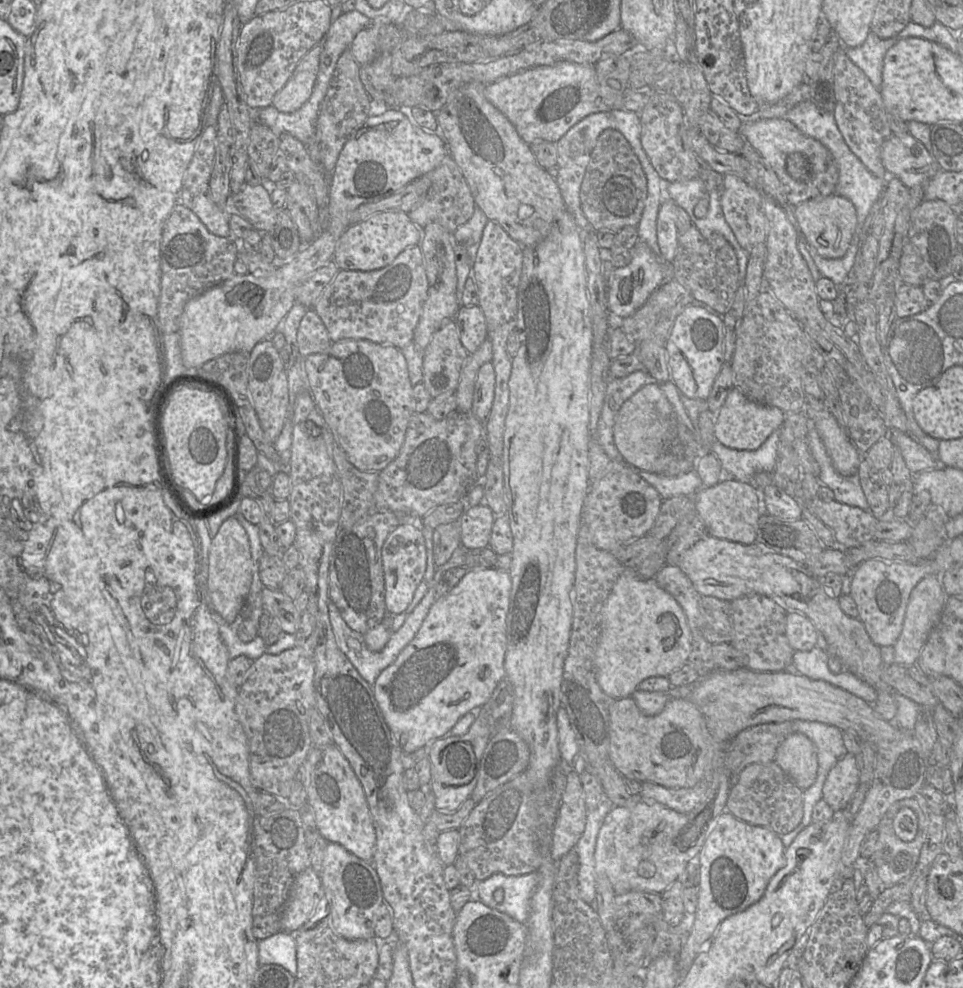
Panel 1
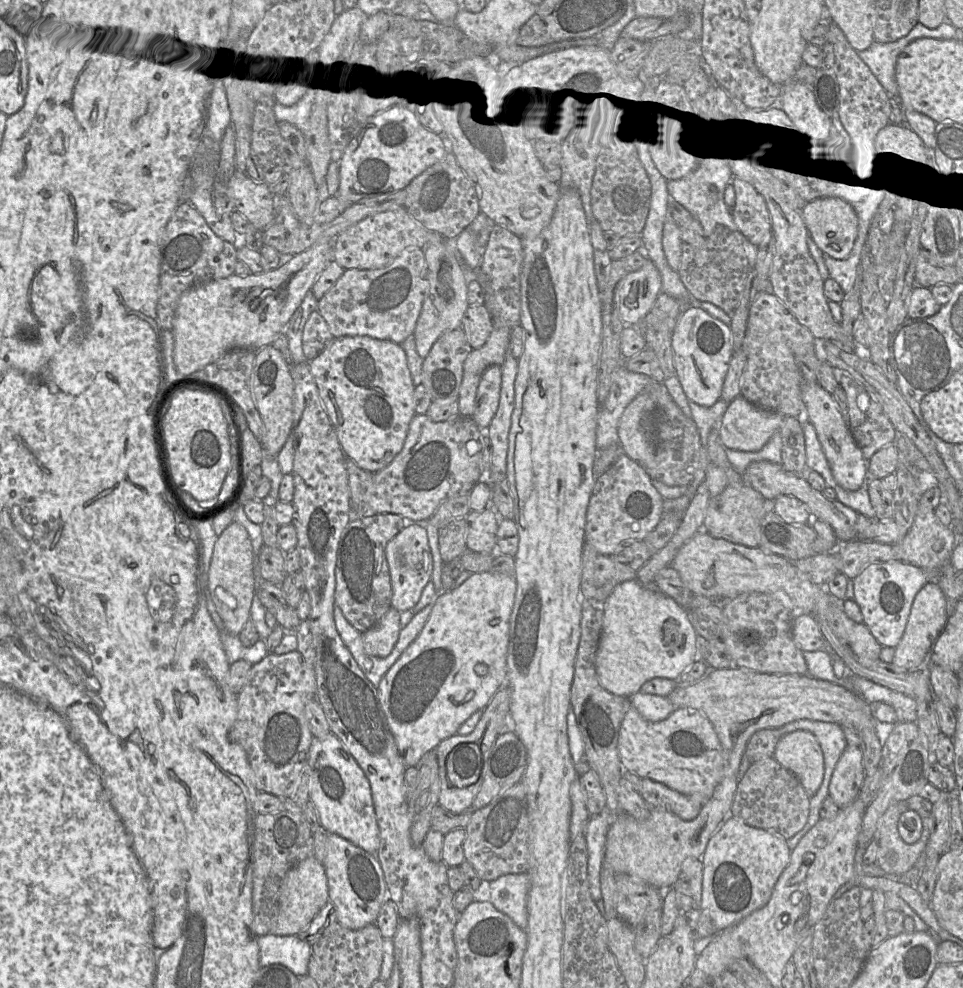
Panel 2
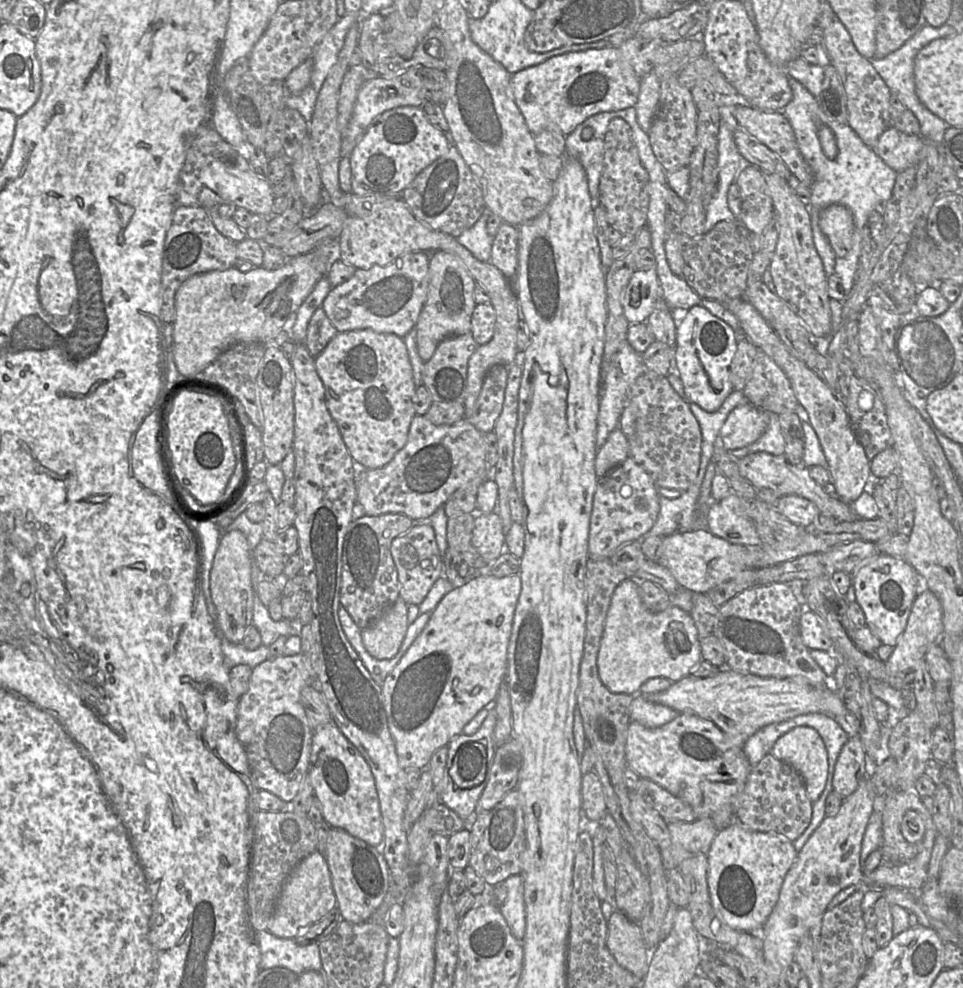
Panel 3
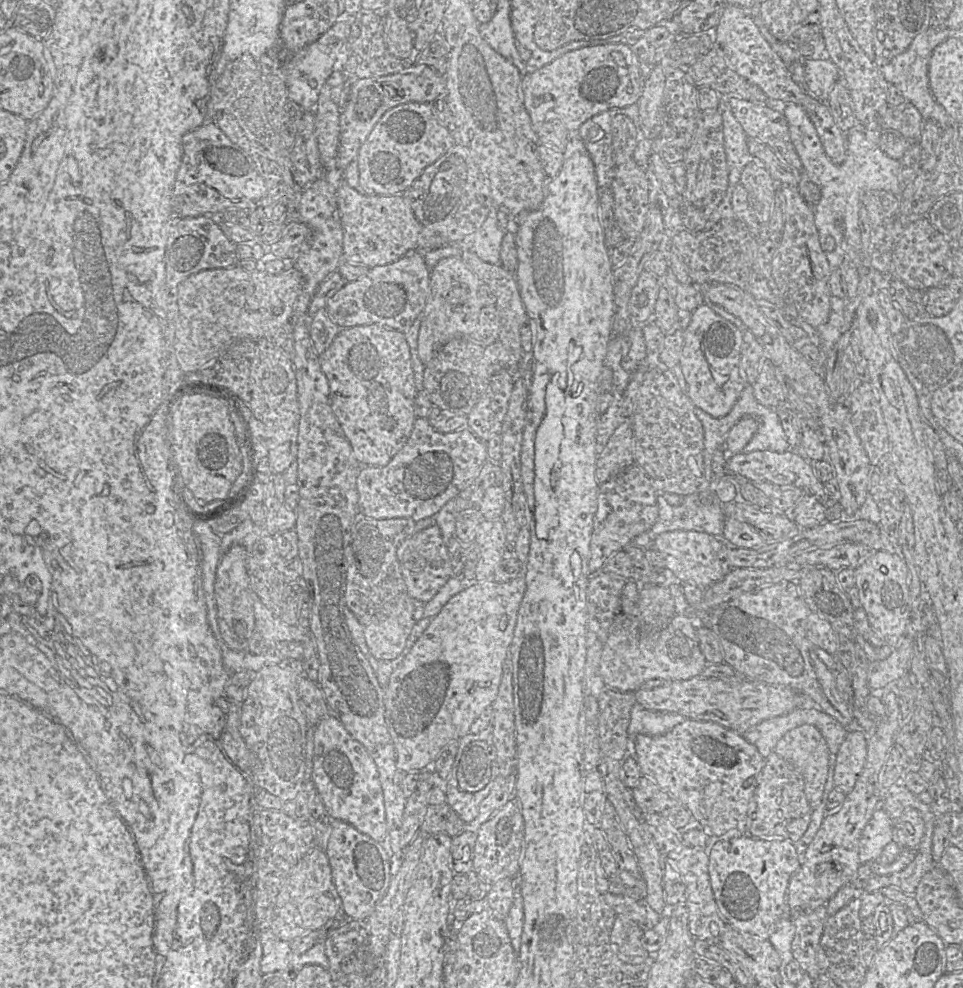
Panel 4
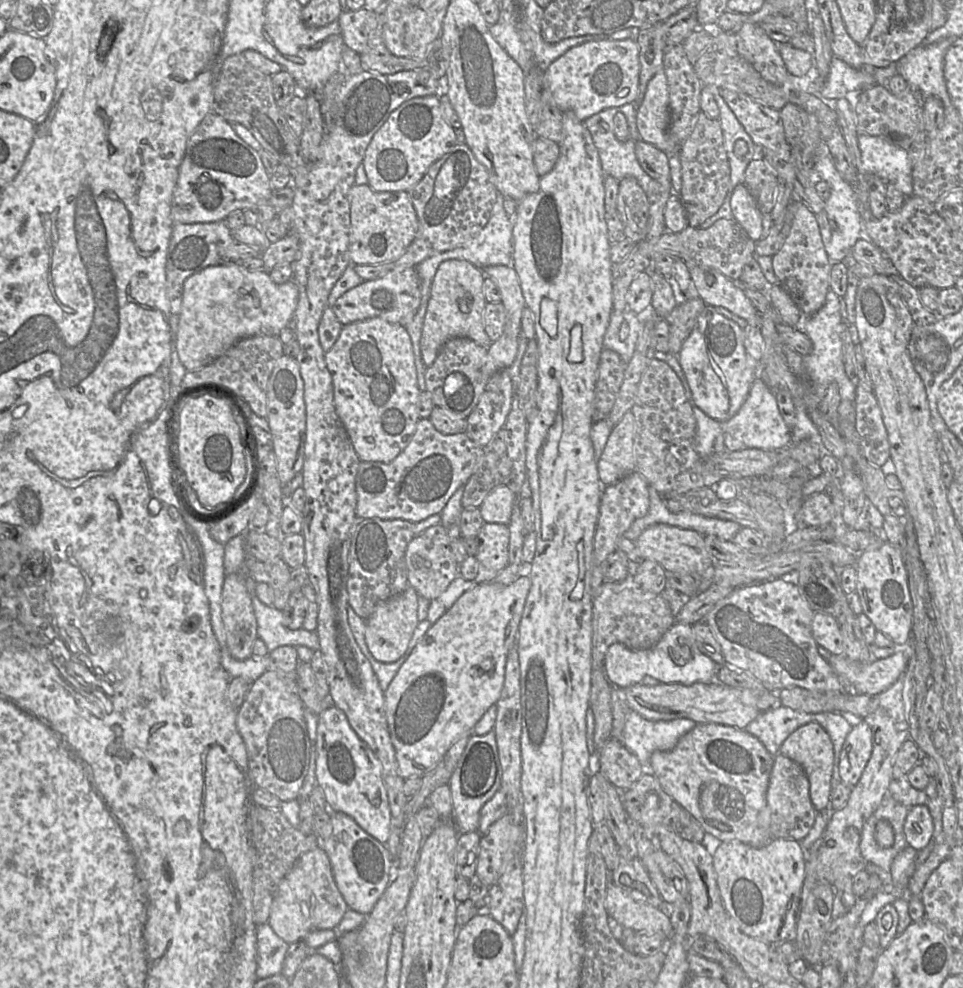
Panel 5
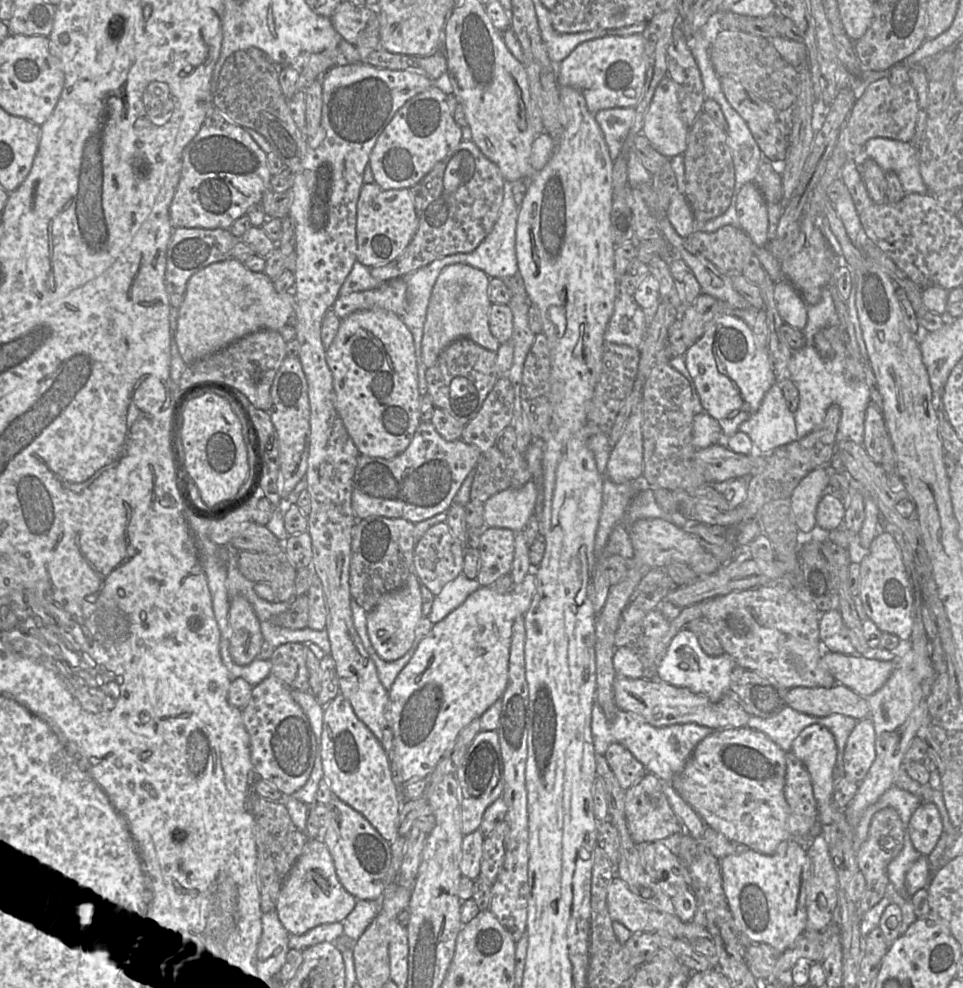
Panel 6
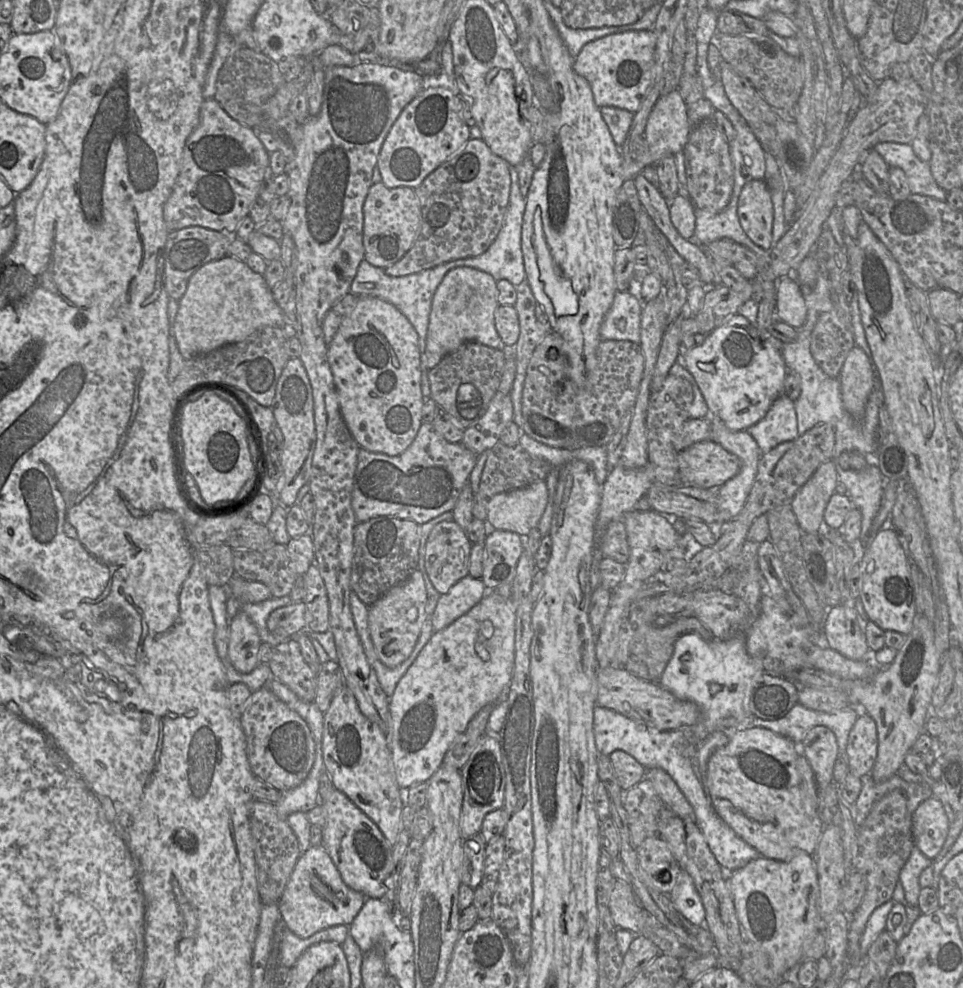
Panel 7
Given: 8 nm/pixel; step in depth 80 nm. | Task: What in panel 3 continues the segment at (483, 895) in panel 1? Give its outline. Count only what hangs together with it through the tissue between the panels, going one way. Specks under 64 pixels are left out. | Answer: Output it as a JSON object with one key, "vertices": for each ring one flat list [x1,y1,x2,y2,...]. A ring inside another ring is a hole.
{"vertices":[[512,875,502,883,507,889,507,897,498,906,513,936,522,942,526,930,524,903,524,879,522,875]]}

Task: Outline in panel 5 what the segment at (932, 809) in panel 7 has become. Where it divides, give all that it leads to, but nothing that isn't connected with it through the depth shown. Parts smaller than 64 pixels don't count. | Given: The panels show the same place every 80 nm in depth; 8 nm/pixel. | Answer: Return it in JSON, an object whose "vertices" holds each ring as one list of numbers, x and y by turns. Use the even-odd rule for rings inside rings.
{"vertices":[[916,805,910,808,905,823,904,832,908,846,920,851,932,840,933,819,925,805]]}

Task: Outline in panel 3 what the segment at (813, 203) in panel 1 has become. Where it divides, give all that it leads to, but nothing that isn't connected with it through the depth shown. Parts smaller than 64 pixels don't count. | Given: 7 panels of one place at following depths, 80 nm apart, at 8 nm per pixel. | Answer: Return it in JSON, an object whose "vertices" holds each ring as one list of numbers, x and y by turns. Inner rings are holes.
{"vertices":[[840,204,825,207,819,213,819,228,837,258,844,257,851,247,854,233,851,211]]}

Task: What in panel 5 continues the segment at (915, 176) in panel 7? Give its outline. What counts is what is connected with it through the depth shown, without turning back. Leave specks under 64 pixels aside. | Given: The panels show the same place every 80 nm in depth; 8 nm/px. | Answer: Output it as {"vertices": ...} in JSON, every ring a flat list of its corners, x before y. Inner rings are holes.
{"vertices":[[858,135,861,153,858,172,876,175,886,183,892,183,905,197,913,195,913,166,908,151,891,138]]}

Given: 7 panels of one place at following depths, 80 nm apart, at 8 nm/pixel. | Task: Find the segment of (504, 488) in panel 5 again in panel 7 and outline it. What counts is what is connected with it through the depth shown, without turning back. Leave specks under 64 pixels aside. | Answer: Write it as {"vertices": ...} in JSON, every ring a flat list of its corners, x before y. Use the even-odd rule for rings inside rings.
{"vertices":[[537,481,527,487,498,493,489,498,486,520,495,529,527,536,538,526,548,502,546,482]]}

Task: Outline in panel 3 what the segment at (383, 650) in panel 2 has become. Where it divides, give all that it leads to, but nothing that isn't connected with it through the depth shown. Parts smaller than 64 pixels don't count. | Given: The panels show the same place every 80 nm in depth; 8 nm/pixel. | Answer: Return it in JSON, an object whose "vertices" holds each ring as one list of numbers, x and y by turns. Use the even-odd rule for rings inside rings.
{"vertices":[[398,598,378,619,362,630,363,644,372,657,387,660,398,653,409,626,407,613,408,604]]}

